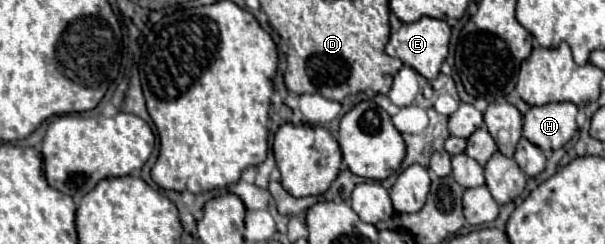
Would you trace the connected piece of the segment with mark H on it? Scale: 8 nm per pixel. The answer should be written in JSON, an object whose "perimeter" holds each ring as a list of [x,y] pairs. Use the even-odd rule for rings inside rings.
{"perimeter":[[[571,102],[533,106],[523,116],[523,136],[541,150],[557,150],[573,138],[575,114],[577,106]]]}

